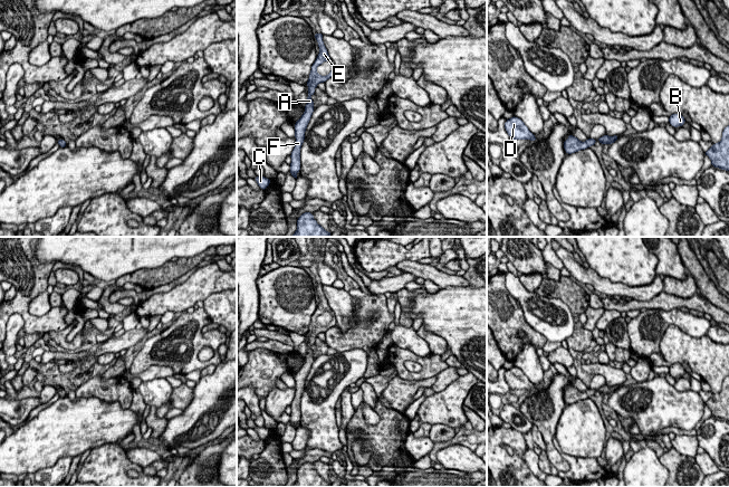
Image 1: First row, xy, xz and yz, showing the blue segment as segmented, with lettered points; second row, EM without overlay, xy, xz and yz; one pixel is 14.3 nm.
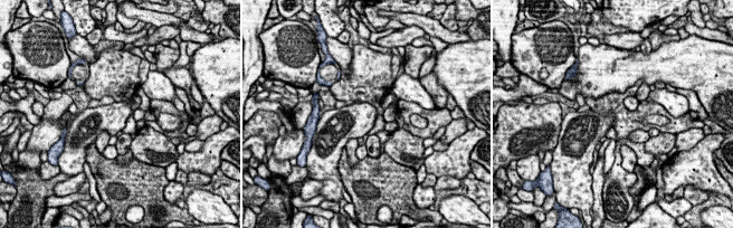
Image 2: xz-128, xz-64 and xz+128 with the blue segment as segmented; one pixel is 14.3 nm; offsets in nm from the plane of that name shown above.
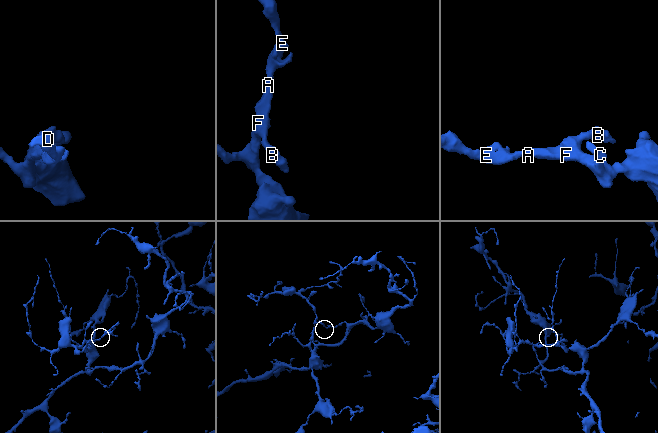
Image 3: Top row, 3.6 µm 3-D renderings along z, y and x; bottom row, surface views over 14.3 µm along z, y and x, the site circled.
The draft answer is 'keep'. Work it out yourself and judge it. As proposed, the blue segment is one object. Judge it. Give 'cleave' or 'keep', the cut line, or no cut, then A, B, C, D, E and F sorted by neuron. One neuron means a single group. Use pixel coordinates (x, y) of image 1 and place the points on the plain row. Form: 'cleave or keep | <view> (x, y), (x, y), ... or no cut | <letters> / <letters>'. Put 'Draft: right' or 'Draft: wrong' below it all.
keep | no cut | A B C D E F
Draft: right

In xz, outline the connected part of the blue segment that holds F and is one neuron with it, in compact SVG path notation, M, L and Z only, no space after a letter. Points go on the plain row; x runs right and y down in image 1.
M315 284L315 289L318 293L318 297L319 297L319 304L317 305L317 308L315 311L315 313L311 316L311 321L309 324L309 328L307 332L307 336L308 336L308 346L307 346L307 354L305 356L305 362L301 365L301 367L296 372L294 379L295 379L295 388L296 388L296 392L295 392L295 398L290 404L291 408L291 413L290 413L290 423L294 428L297 429L297 423L300 421L300 399L301 395L304 393L305 390L305 382L307 379L307 375L310 371L310 367L313 365L314 362L314 351L311 350L311 345L315 344L315 338L317 337L317 335L319 333L325 333L327 330L329 330L330 327L334 327L336 325L335 321L335 316L332 318L330 323L326 326L322 326L317 323L317 317L319 315L322 315L324 312L329 312L330 307L328 305L328 302L324 295L323 292L323 284Z

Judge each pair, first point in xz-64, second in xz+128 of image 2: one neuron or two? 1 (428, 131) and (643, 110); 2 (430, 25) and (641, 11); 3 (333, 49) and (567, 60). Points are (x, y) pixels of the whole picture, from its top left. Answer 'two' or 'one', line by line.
1: one
2: two
3: two

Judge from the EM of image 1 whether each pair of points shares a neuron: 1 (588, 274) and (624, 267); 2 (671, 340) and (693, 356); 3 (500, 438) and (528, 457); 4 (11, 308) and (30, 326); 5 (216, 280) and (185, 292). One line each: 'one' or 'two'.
1: two
2: one
3: two
4: one
5: one

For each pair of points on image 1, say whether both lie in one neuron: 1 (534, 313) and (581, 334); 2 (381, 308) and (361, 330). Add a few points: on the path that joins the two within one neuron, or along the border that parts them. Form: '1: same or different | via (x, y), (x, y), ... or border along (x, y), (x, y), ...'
1: different | border along (566, 305), (574, 321), (574, 332), (566, 340)
2: same | via (374, 309), (364, 320), (364, 323)

